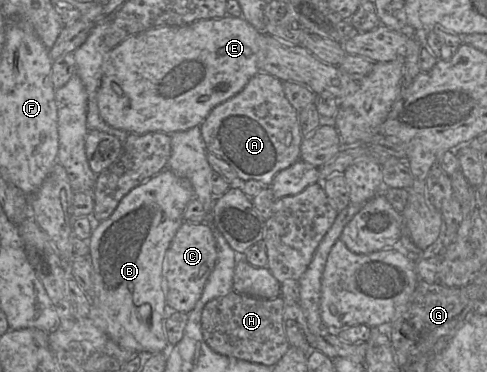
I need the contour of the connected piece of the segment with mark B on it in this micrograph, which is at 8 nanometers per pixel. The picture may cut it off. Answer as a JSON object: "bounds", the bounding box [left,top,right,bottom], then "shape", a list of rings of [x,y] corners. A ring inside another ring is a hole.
{"bounds":[87,168,194,353],"shape":[[[166,168],[160,173],[154,175],[144,183],[136,186],[130,192],[128,192],[119,202],[118,206],[106,220],[103,220],[95,226],[92,231],[91,236],[88,239],[88,245],[90,248],[90,259],[92,263],[92,297],[90,313],[87,317],[92,318],[94,323],[106,332],[113,340],[115,340],[123,348],[129,349],[136,352],[148,352],[148,353],[161,353],[166,352],[170,348],[168,340],[166,338],[166,333],[164,329],[164,321],[169,312],[166,305],[166,298],[164,293],[164,281],[163,281],[163,268],[164,268],[164,258],[165,254],[182,223],[184,222],[183,214],[187,204],[194,197],[194,192],[191,184],[184,178],[177,176],[170,169]],[[149,304],[151,306],[151,318],[149,321],[145,322],[139,319],[137,310],[138,307]]]}

